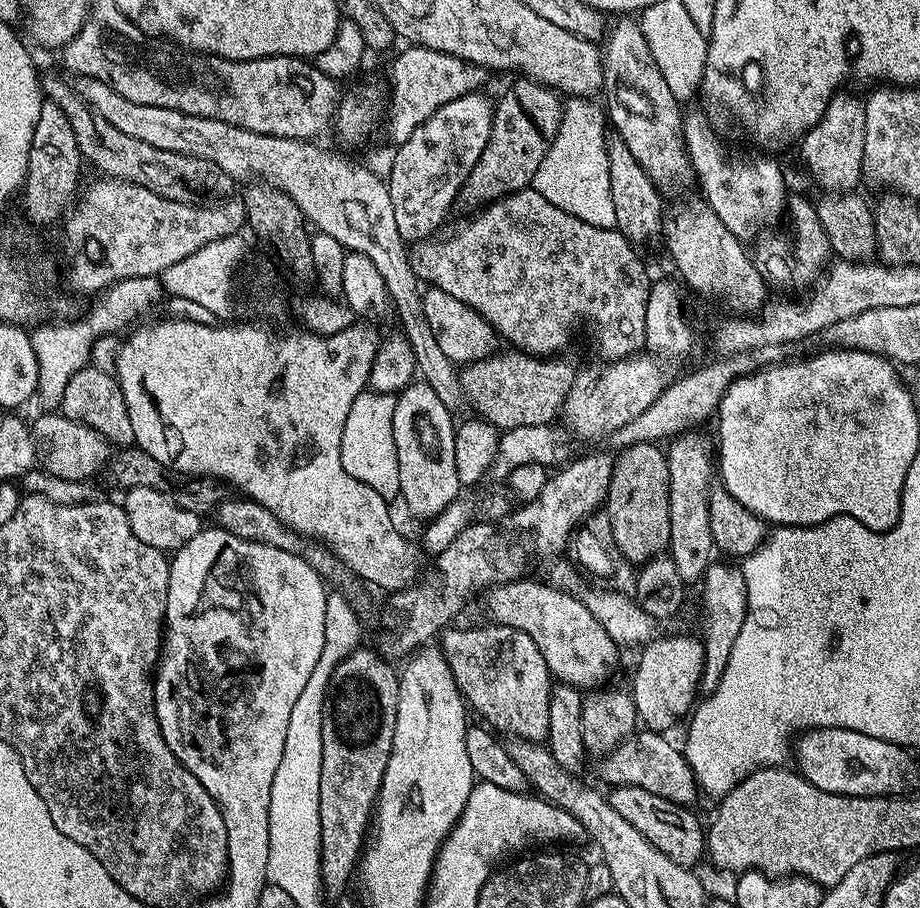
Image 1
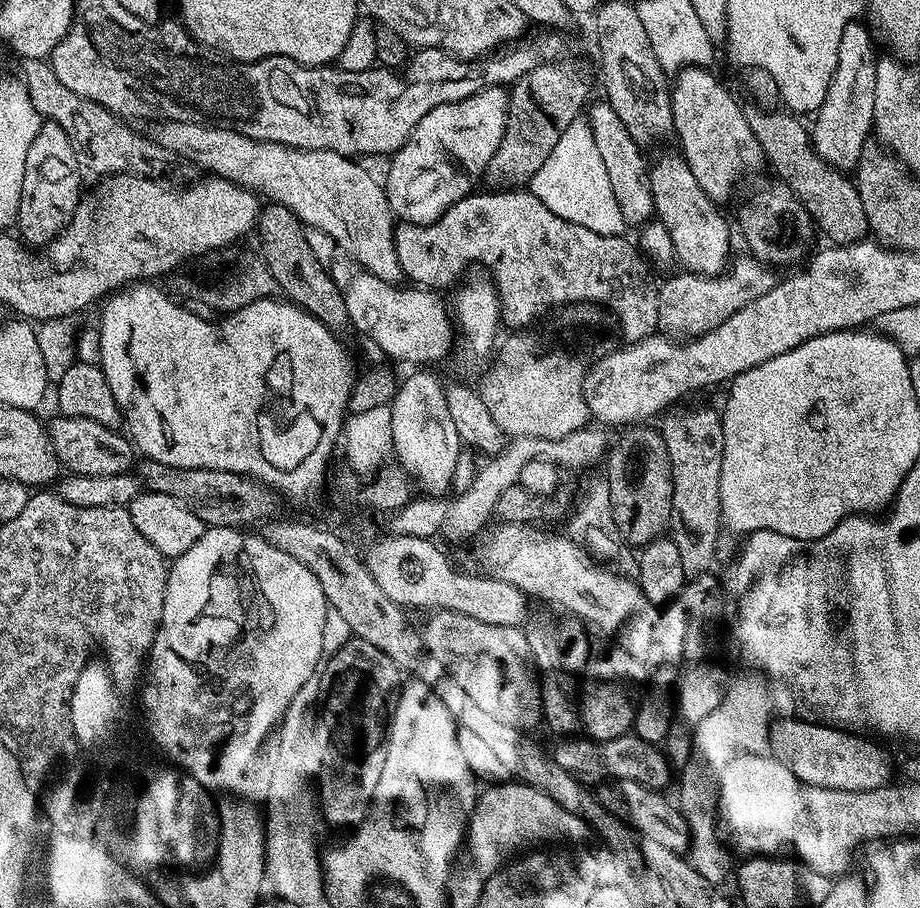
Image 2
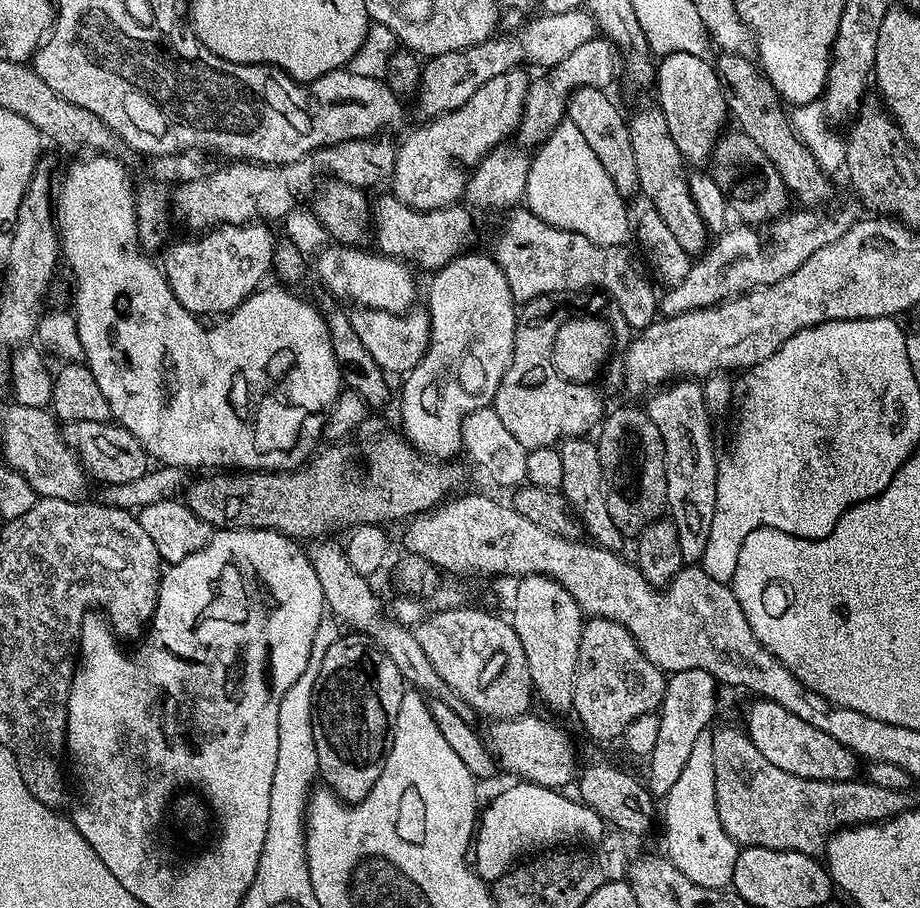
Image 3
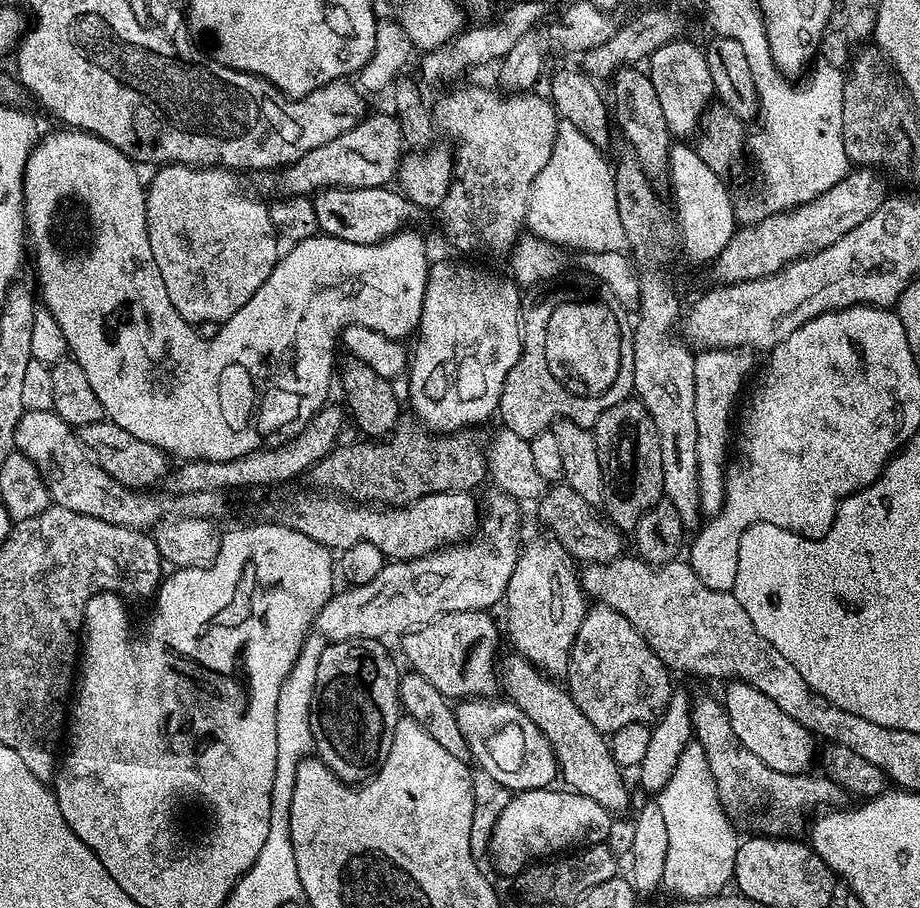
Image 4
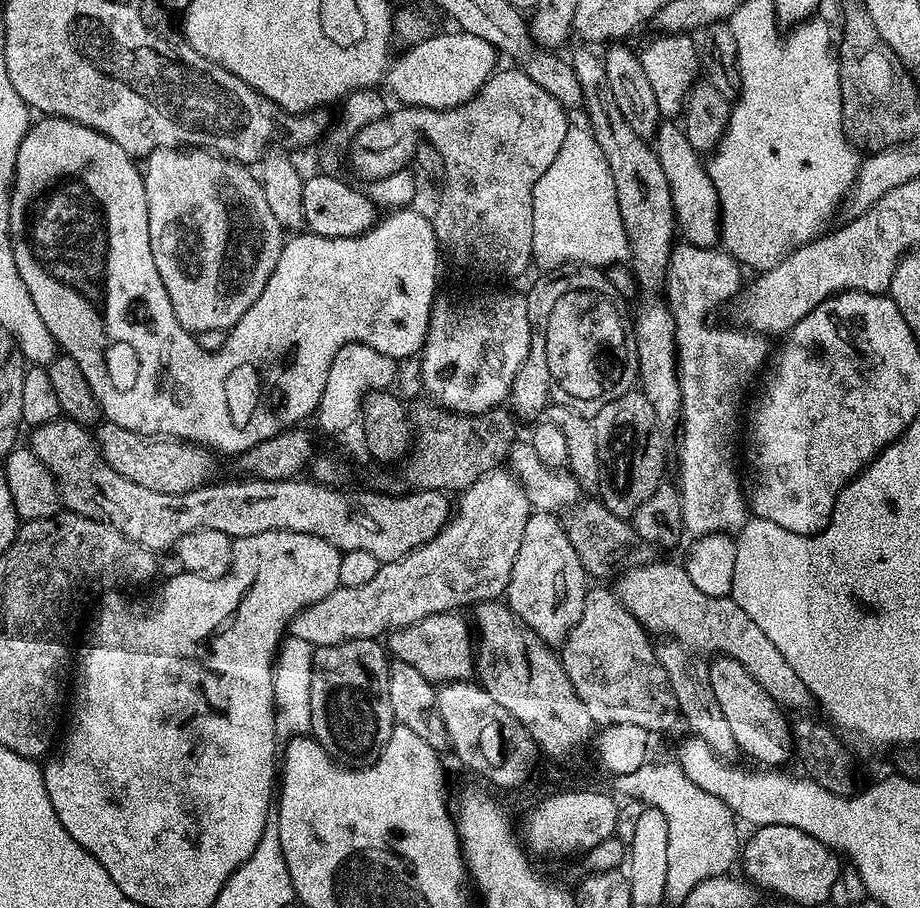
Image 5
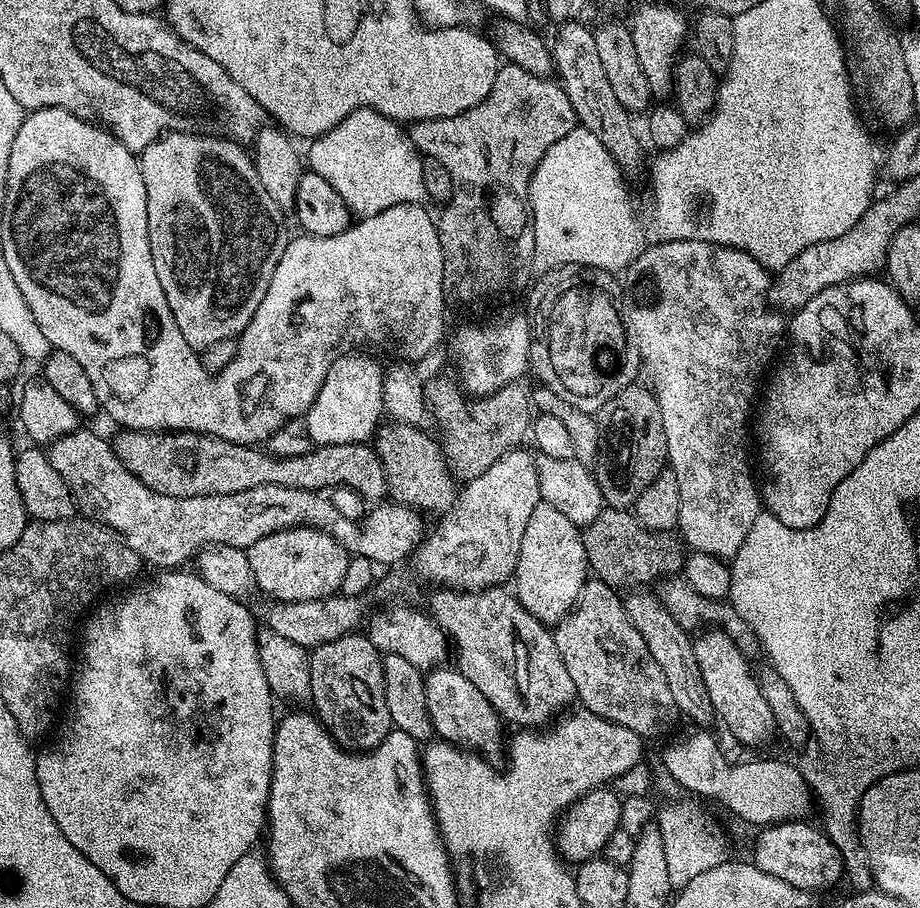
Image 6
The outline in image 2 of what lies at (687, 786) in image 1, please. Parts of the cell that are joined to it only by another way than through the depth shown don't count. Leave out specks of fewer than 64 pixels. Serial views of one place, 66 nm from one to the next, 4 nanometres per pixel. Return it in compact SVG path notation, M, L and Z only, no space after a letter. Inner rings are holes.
M638 735L619 736L613 740L576 739L580 738L561 739L564 741L554 749L554 755L558 766L562 766L570 775L577 776L586 785L600 786L605 782L629 780L653 790L664 790L672 780L674 768L667 755L657 745L646 742Z

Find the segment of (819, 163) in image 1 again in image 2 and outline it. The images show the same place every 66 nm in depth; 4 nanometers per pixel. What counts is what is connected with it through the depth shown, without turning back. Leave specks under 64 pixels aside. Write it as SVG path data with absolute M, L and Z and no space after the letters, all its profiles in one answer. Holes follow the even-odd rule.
M864 22L850 23L846 30L842 30L838 66L834 70L830 90L820 111L815 113L816 125L811 125L810 128L812 149L831 168L845 174L851 173L859 164L860 157L864 155L869 143L868 132L870 136L874 128L874 86L878 53L871 35L873 36L873 33L869 25Z

